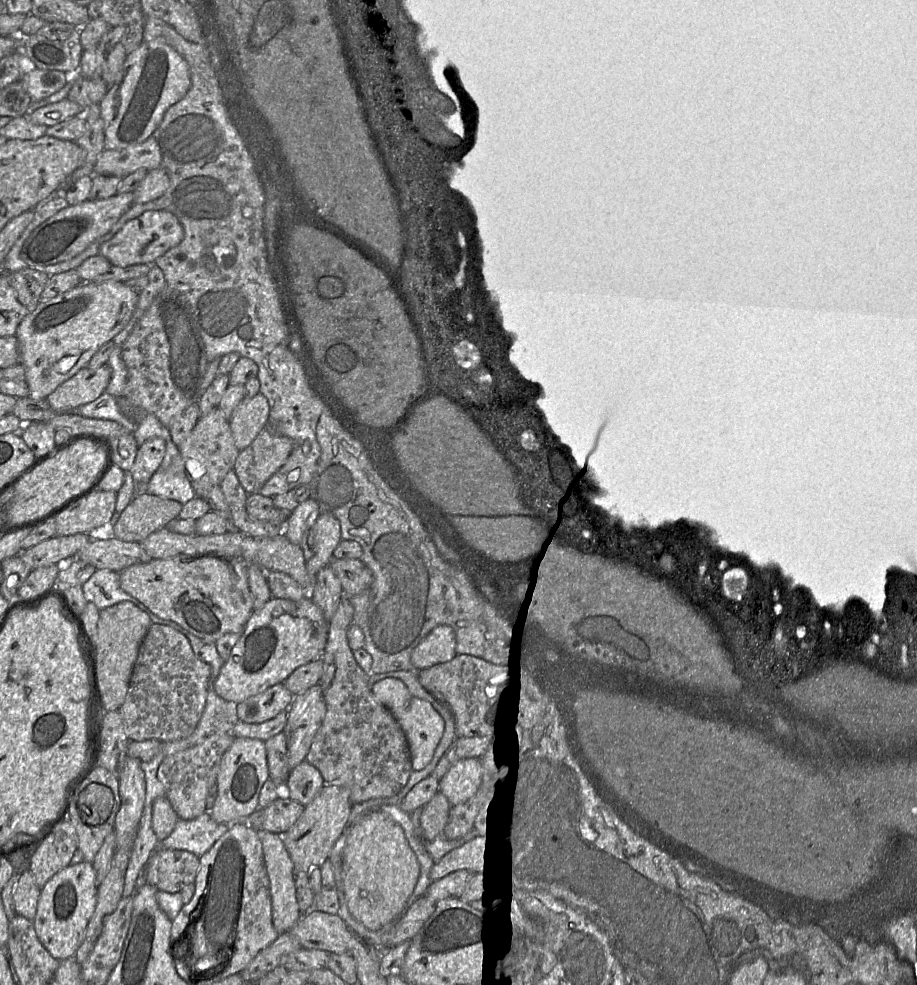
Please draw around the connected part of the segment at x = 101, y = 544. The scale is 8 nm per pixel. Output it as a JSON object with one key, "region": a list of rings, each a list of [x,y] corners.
{"region":[[[91,535],[91,541],[74,557],[92,564],[96,569],[115,572],[139,563],[147,563],[151,557],[141,543],[125,542],[113,535]]]}

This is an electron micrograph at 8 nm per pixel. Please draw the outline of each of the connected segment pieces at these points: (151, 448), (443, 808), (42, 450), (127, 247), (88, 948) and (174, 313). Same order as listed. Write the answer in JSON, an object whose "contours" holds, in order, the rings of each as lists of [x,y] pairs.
{"contours":[[[[154,437],[146,440],[139,448],[132,469],[134,482],[149,483],[159,469],[165,456],[166,444],[162,438]]],[[[438,790],[430,801],[422,807],[419,819],[419,832],[426,841],[433,841],[443,829],[449,818],[450,803]]],[[[46,422],[24,423],[18,432],[37,460],[53,454],[60,444],[55,442],[55,430]]],[[[147,210],[129,221],[110,240],[104,243],[99,254],[112,266],[127,267],[136,264],[155,264],[158,257],[177,246],[184,238],[184,229],[177,217],[167,210]]],[[[131,848],[115,849],[110,870],[97,887],[97,903],[95,911],[88,923],[85,938],[76,952],[75,959],[82,964],[87,960],[102,932],[106,917],[112,914],[123,898],[126,869],[131,855]]],[[[165,287],[152,301],[122,346],[122,359],[127,368],[124,397],[134,407],[153,414],[169,427],[173,419],[192,404],[198,403],[207,388],[204,377],[209,364],[200,331],[185,298],[176,290]]]]}

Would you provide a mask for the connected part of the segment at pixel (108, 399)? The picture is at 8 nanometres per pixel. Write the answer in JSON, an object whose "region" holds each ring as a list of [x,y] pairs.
{"region":[[[106,391],[96,400],[78,408],[77,413],[90,419],[103,419],[117,422],[129,433],[133,433],[136,423],[128,419],[119,408],[116,398]]]}

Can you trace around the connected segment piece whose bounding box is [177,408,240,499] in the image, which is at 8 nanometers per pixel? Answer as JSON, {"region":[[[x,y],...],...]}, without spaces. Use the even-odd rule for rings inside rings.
{"region":[[[219,408],[201,415],[188,437],[177,446],[184,460],[197,460],[203,471],[192,474],[192,486],[197,496],[206,498],[206,494],[213,486],[219,486],[226,474],[234,469],[235,461],[240,450],[236,447],[229,422],[224,418]]]}

